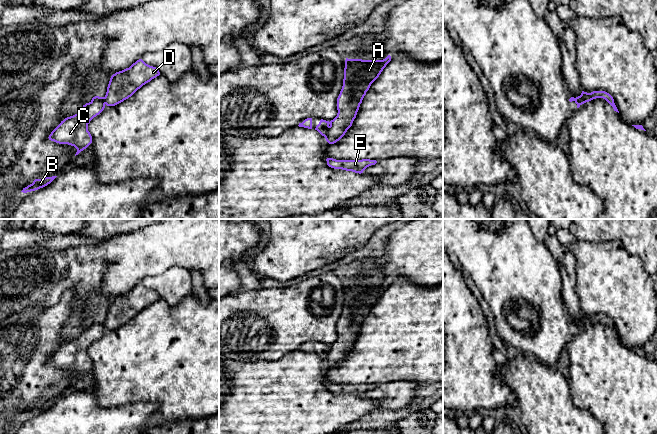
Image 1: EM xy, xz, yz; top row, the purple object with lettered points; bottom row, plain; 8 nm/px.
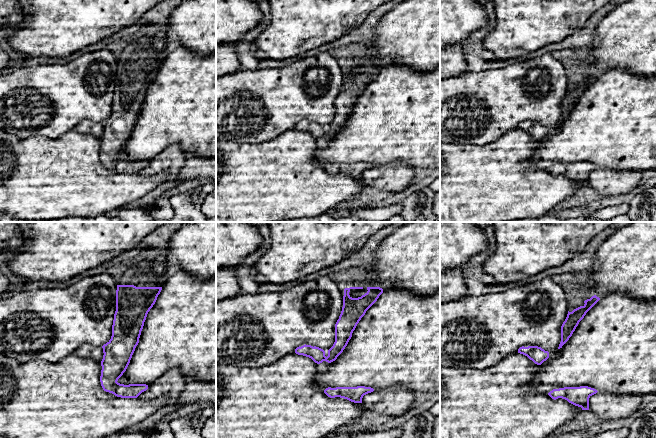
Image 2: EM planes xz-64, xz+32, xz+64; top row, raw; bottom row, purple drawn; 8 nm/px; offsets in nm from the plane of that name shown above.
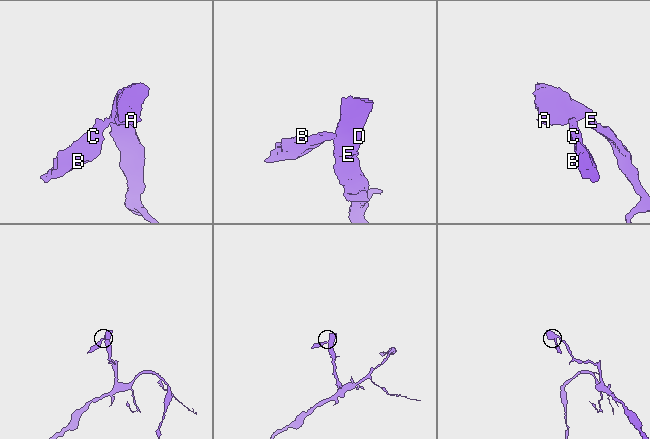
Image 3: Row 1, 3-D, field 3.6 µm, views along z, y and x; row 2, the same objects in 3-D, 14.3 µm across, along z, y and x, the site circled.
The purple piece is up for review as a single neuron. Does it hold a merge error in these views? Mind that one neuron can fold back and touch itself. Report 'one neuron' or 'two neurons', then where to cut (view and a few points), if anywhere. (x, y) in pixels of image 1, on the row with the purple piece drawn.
two neurons | xz (329, 126), (324, 136)

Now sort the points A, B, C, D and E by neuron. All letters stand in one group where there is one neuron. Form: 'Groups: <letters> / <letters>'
Groups: A D E / B C

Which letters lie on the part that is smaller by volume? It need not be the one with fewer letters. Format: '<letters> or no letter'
B, C

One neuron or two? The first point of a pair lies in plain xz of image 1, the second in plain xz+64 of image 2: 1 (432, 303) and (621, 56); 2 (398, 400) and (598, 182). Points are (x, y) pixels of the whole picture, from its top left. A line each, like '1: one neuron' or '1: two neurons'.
1: two neurons
2: one neuron

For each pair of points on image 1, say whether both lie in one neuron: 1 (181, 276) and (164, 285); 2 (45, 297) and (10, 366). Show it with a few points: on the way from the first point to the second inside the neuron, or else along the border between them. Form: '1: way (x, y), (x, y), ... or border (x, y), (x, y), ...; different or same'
1: way (177, 280), (172, 285), (168, 285); same
2: border (61, 295), (48, 306), (31, 305), (17, 312); different

